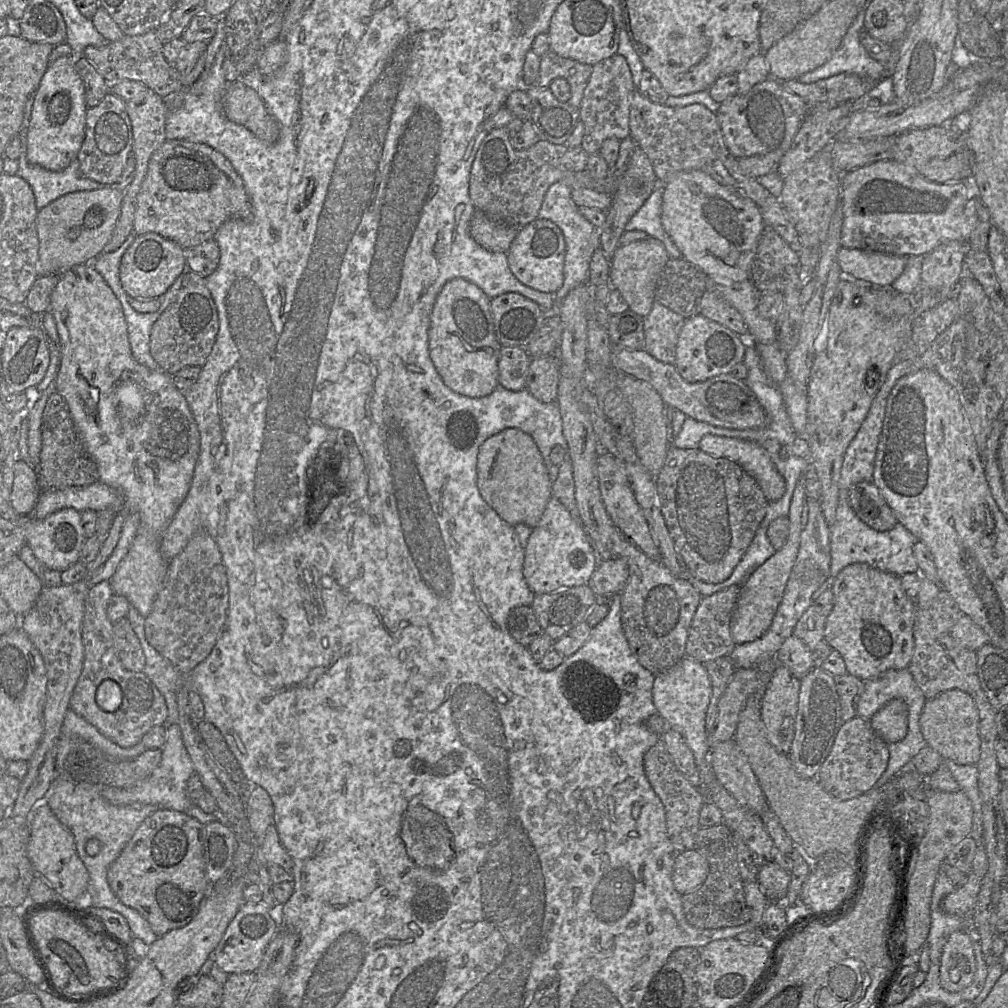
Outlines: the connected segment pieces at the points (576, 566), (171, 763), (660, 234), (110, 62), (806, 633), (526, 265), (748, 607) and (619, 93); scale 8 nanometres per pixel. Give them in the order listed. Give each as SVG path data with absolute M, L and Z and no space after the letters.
M552 497L524 548L523 575L528 587L538 595L585 585L597 565L597 555L582 525Z
M178 724L166 726L166 741L161 749L161 760L153 772L142 781L126 788L103 787L100 791L113 805L154 805L180 812L186 812L194 803L187 796L187 782L195 773L193 762L182 740Z
M659 184L647 198L641 208L631 217L625 226L625 232L639 230L649 237L660 240L669 255L669 258L682 258L671 238L665 232L661 224L663 185Z
M150 30L138 36L124 35L120 40L107 42L100 47L87 46L83 52L83 57L94 65L98 73L109 84L121 80L141 82L162 98L178 91L188 90L205 69L204 53L190 73L181 75L164 58L163 43L158 38L156 30Z
M827 589L812 601L797 621L792 633L806 644L815 667L820 667L832 650L825 640L824 627L827 616L833 608L833 602L832 589Z
M537 218L521 228L507 251L507 259L513 275L530 288L555 294L563 285L565 241L559 227L550 220Z
M802 480L796 485L789 508L789 534L785 544L763 564L756 568L742 584L742 588L732 613L731 635L736 645L751 642L761 637L770 627L777 607L782 599L791 569L797 557L802 532L801 511L806 501Z
M618 53L593 65L592 73L583 92L579 120L584 124L584 134L581 142L582 149L588 154L599 153L603 142L609 138L622 140L629 136L629 94L634 90L629 65L622 55Z

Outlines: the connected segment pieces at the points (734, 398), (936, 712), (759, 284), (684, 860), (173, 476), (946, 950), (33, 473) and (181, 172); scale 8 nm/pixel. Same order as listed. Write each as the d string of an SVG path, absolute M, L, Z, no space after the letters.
M614 347L611 367L635 379L648 382L669 408L679 410L697 421L735 430L760 429L768 423L764 409L745 381L733 377L731 373L690 383L683 379L674 364L661 362L644 350L629 350L623 347Z
M960 689L946 690L926 699L920 716L920 727L927 745L943 758L955 763L976 765L980 757L979 711L972 696Z
M765 226L758 239L757 248L752 262L751 273L749 277L749 281L753 284L755 289L759 293L768 293L768 292L781 293L785 288L787 282L791 279L791 276L799 274L799 271L800 271L800 263L797 252L795 252L787 244L787 242L775 232L774 229Z
M687 850L676 854L672 881L676 891L681 895L700 887L708 873L708 862L697 850Z
M82 264L82 265L77 265L74 267L71 267L69 269L67 269L66 271L62 272L61 274L52 274L52 275L59 275L59 281L55 287L55 289L53 290L51 297L50 297L50 306L48 311L53 315L55 322L56 322L56 326L57 326L57 332L58 332L58 336L60 339L60 352L61 352L61 363L60 363L60 367L58 370L58 374L56 377L56 391L55 393L58 393L59 395L61 395L69 408L72 420L74 422L75 428L77 430L77 433L80 437L80 440L85 448L86 453L88 454L88 456L94 461L94 463L97 466L98 469L98 480L105 483L106 485L114 488L115 490L117 490L118 492L120 492L120 494L123 496L123 508L124 510L128 510L130 511L130 513L136 513L139 516L139 527L136 533L136 536L130 546L130 549L128 550L127 554L125 555L125 557L122 559L122 561L119 563L115 573L113 574L113 576L110 579L110 585L111 588L113 590L113 593L115 595L120 595L120 596L124 596L129 603L135 607L138 612L144 617L146 618L149 613L151 612L152 609L152 605L153 602L159 592L159 590L161 589L163 580L165 578L166 572L167 572L167 567L168 567L168 562L170 561L166 561L161 553L160 553L160 541L162 538L162 535L164 533L164 531L166 530L166 528L168 527L168 525L170 524L170 522L172 521L175 513L177 512L179 506L182 504L182 502L184 501L185 497L187 496L189 489L191 487L191 483L192 483L192 479L193 479L193 475L194 475L194 470L195 470L195 466L197 464L197 460L199 457L199 452L200 452L200 432L197 426L197 423L194 419L194 416L188 406L188 403L185 399L184 394L175 386L174 382L173 382L173 378L172 376L170 376L169 374L163 372L162 370L151 370L148 369L147 367L141 365L140 363L138 363L132 356L131 353L131 348L130 348L130 344L129 344L129 340L128 340L128 330L127 330L127 323L125 320L125 316L123 313L123 309L122 309L122 305L120 303L120 301L117 299L117 297L115 296L115 294L113 293L113 291L111 290L111 288L108 286L108 284L105 282L105 280L102 278L102 276L89 264Z
M952 933L943 947L940 965L940 984L948 992L968 987L976 970L974 941L969 933Z
M24 460L14 465L14 481L10 500L13 509L20 515L32 515L41 490L37 470Z
M166 140L160 146L160 148L153 154L149 161L148 171L137 197L137 208L133 224L133 232L137 236L145 235L148 233L156 233L166 239L169 239L177 243L184 250L187 250L197 245L200 245L205 241L213 239L218 229L226 221L230 219L249 219L251 217L251 213L252 204L249 195L246 191L244 182L240 175L233 168L230 161L225 156L223 156L220 152L205 144L193 143L184 140Z

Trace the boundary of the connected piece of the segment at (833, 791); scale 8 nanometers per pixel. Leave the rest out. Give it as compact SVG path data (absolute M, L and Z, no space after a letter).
M857 715L846 721L839 729L816 779L823 790L834 798L839 800L852 799L874 787L886 769L888 759L887 743L875 734L870 720Z

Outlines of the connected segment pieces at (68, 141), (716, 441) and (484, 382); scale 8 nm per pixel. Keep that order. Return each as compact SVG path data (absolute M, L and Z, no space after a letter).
M72 55L49 64L34 95L26 138L27 160L52 172L65 170L77 159L83 144L88 110L84 83L76 71Z
M708 434L701 439L698 448L712 457L726 458L737 463L756 481L768 502L777 501L784 495L786 485L783 476L777 471L768 452L757 443L748 440Z
M463 278L449 280L439 292L430 316L428 350L431 361L444 384L467 397L484 397L498 386L498 361L501 344L498 341L489 298L478 286Z

